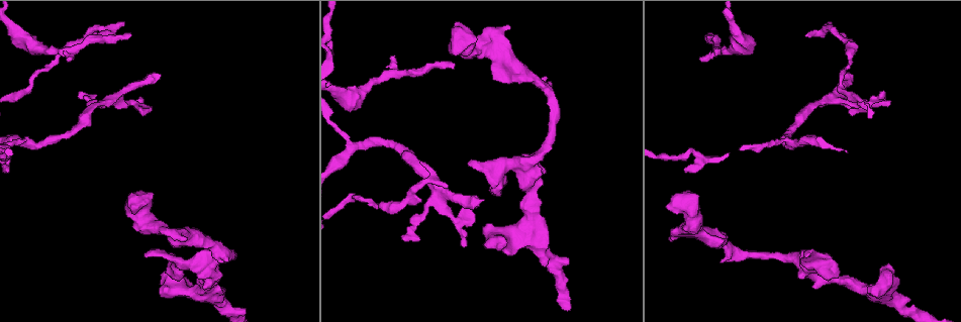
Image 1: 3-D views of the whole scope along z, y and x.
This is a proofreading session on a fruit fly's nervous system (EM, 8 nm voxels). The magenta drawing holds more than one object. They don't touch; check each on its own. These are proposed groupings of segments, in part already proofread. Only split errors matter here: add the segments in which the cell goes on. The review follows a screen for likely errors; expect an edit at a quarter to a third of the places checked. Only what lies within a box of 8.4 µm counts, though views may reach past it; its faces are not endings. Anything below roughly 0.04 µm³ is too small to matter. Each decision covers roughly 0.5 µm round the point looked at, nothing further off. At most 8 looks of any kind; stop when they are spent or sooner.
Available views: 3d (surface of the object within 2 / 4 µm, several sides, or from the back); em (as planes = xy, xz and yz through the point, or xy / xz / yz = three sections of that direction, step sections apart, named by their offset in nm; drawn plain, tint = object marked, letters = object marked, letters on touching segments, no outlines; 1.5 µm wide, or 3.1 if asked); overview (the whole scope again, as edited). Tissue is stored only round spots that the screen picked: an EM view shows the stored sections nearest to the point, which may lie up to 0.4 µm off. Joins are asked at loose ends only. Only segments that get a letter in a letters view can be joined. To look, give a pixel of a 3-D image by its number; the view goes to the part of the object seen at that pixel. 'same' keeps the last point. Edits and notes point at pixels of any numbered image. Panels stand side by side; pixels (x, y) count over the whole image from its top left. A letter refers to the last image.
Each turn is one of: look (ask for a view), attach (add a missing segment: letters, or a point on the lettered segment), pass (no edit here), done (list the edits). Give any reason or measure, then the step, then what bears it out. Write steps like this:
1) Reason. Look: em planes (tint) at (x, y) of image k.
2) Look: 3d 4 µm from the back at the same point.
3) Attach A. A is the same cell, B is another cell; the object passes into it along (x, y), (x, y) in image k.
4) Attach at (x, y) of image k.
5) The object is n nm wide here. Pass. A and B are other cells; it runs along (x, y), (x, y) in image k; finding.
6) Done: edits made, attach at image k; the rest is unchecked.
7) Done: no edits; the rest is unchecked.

Free end. Look: 3d 2 µm at (468, 166) of image 1.

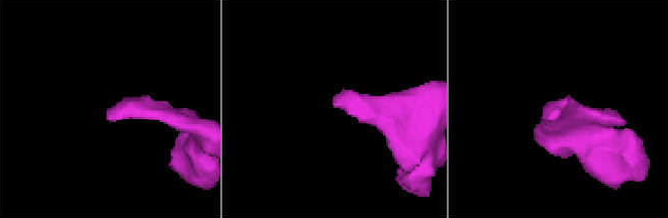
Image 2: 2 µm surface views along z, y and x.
Now the EM. Look: em planes (tint) at (109, 116) of image 2.

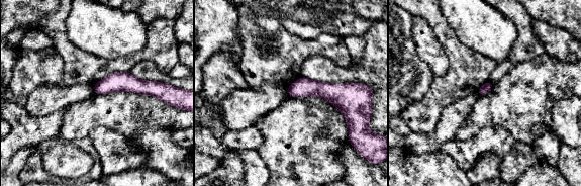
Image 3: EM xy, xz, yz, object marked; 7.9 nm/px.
See the neighbours. Look: em planes (letters) at the same point.

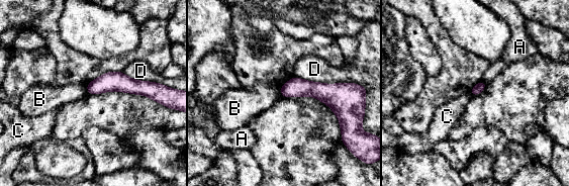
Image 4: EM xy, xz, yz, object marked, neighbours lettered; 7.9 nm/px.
Pass. A, B, C and D are other cells; a border runs along (86, 86), (87, 92) in image 4; none of them fits.

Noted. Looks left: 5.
Free end. Look: 3d 4 µm at (889, 105) of image 1.

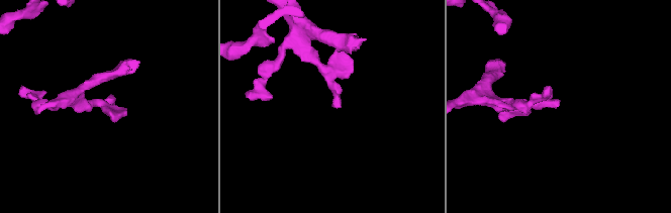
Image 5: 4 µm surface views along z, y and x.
Shape alone is not enough. Look: em planes (tint) at (109, 103) of image 5.

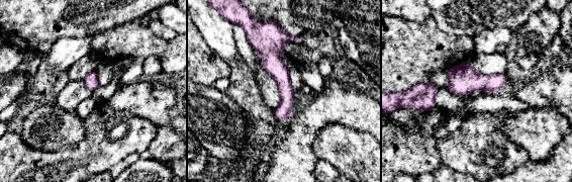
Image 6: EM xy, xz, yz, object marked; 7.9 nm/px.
See the neighbours. Look: em planes (letters) at the same point.

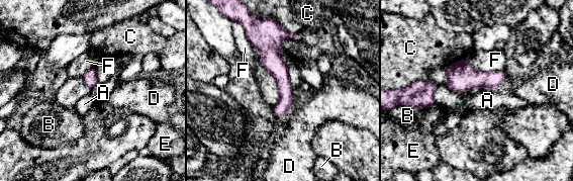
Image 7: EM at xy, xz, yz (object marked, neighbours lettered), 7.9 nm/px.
Pass. A, B, C, D, E and F are other cells; it runs along (277, 29), (280, 113) in image 7; none of them fits.

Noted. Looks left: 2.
Free end. Look: em xy step 8 (letters) at (453, 68) of image 1.

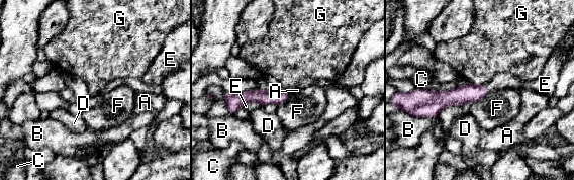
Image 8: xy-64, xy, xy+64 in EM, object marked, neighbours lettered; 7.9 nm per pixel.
Look: em planes (letters) at the same point.

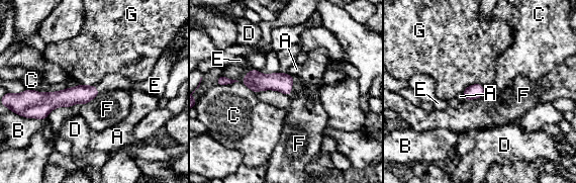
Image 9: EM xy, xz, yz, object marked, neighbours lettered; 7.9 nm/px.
Pass. A, B, C, D, E, F and G are other cells; it runs along (95, 92), (59, 99), (32, 99) in image 9; no lettered segment goes on from it.

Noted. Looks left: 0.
Done: no edits; the rest is unchecked.

